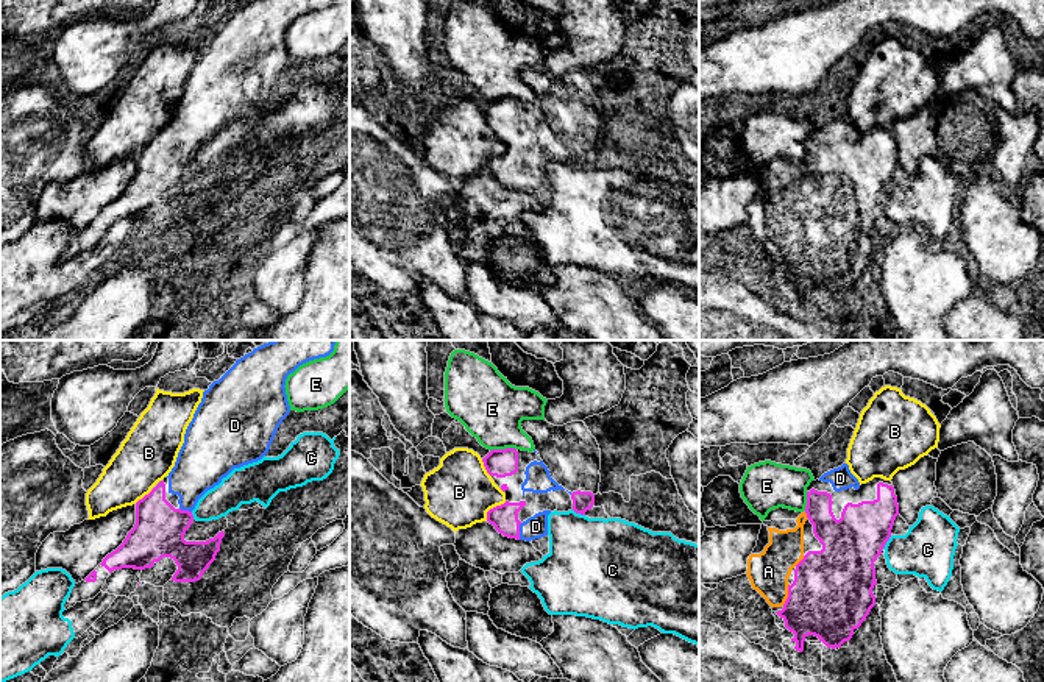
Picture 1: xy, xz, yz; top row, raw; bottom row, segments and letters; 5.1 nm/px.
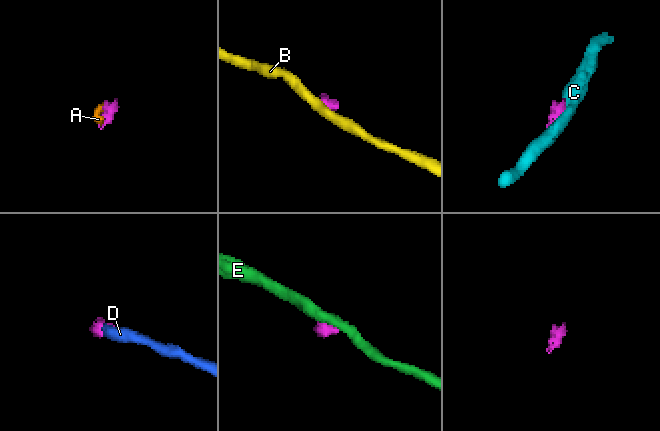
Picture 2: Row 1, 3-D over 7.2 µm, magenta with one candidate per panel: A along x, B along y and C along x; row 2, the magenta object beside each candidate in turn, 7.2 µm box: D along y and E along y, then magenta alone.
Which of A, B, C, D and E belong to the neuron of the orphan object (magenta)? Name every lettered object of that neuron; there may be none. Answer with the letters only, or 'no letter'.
A, D

